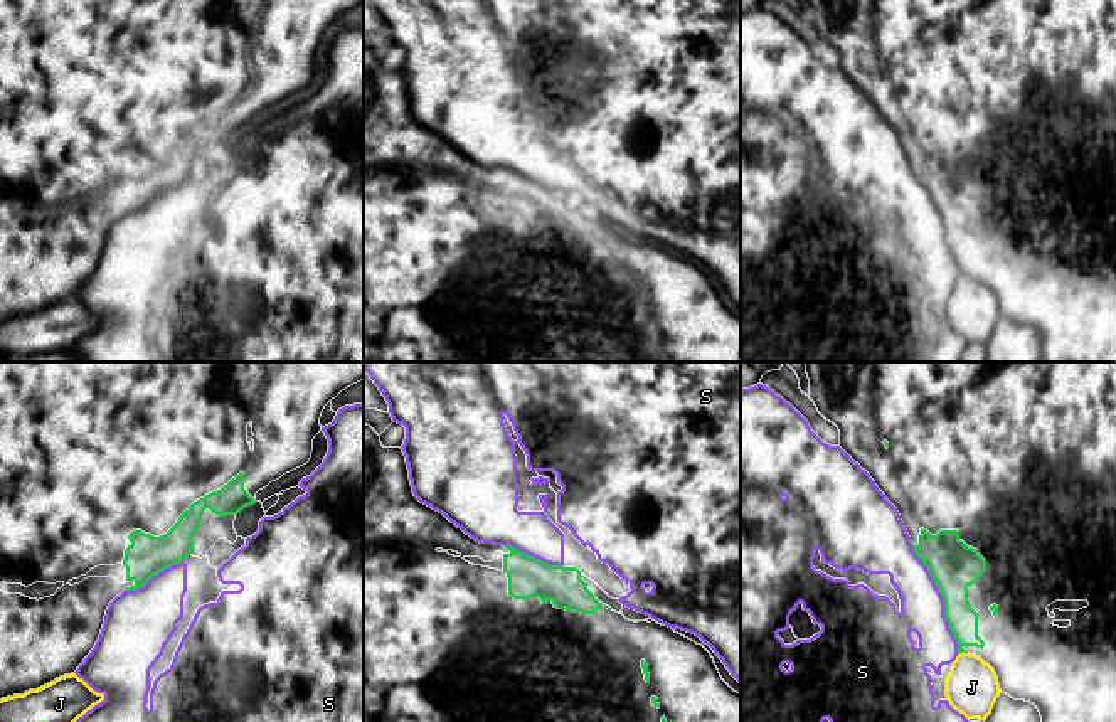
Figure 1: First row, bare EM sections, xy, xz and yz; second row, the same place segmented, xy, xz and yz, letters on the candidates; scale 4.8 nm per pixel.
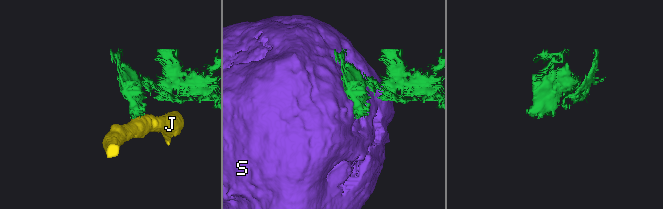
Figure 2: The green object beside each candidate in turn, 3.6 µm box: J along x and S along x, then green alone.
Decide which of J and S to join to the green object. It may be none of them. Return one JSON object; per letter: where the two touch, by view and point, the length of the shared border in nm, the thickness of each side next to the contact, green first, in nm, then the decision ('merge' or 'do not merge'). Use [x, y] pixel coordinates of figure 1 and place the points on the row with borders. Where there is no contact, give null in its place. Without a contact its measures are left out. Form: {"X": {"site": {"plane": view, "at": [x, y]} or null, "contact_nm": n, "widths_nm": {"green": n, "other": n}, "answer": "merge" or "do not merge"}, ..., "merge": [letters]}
{"J": {"site": {"plane": "yz", "at": [961, 652]}, "contact_nm": 50, "widths_nm": {"green": 140, "other": 260}, "answer": "do not merge"}, "S": {"site": {"plane": "yz", "at": [943, 598]}, "contact_nm": 550, "widths_nm": {"green": 240, "other": 200}, "answer": "do not merge"}, "merge": []}

